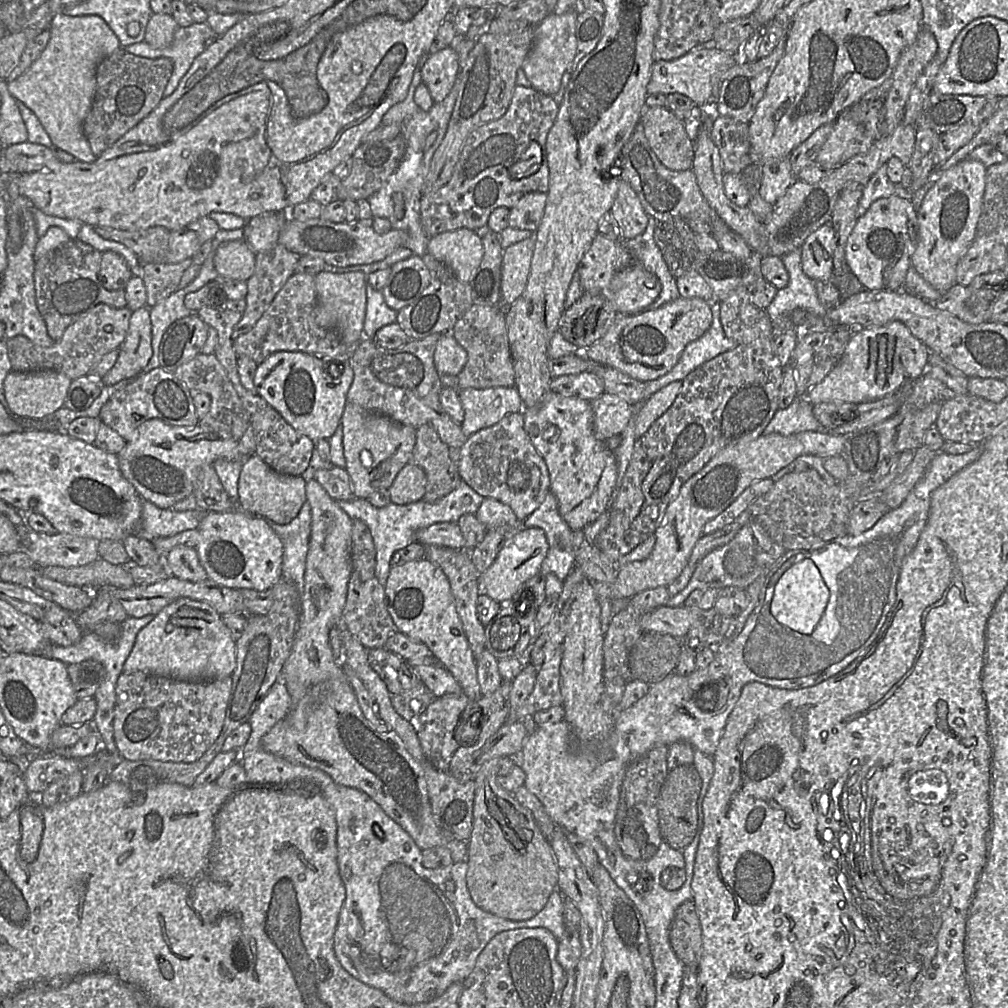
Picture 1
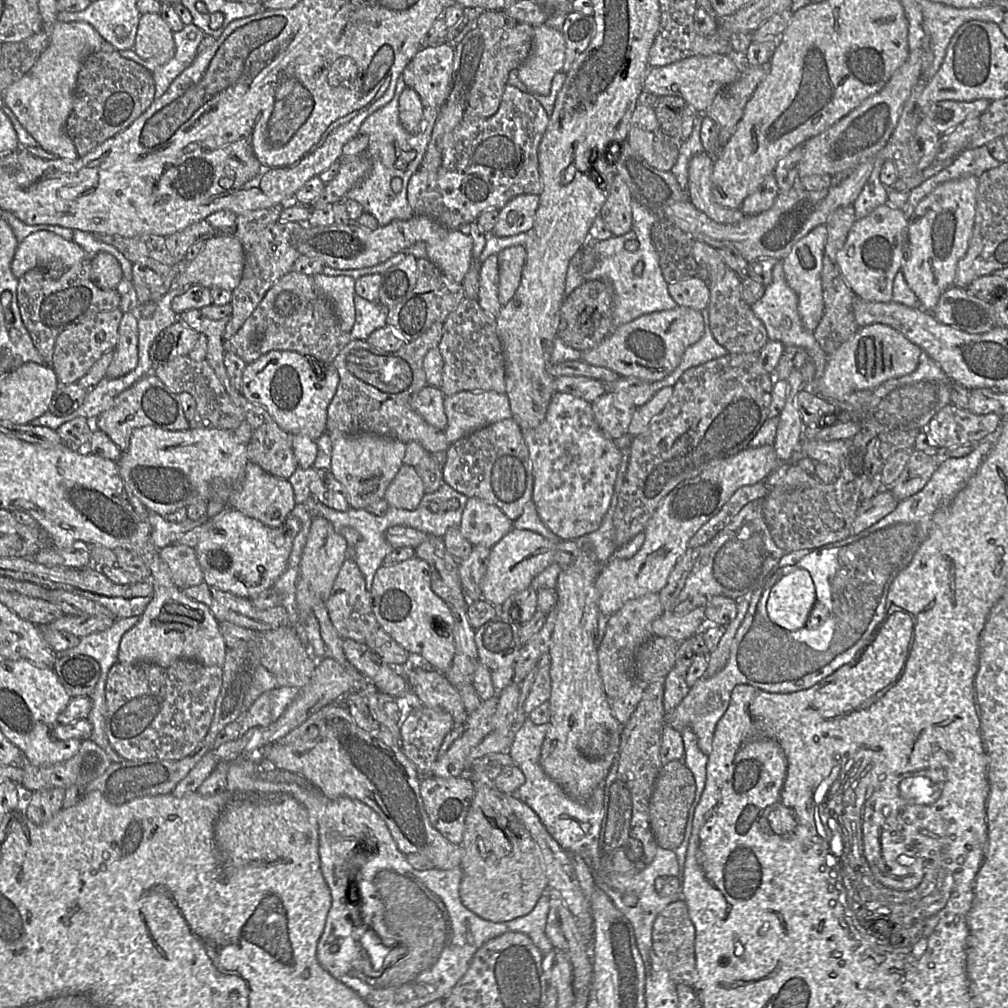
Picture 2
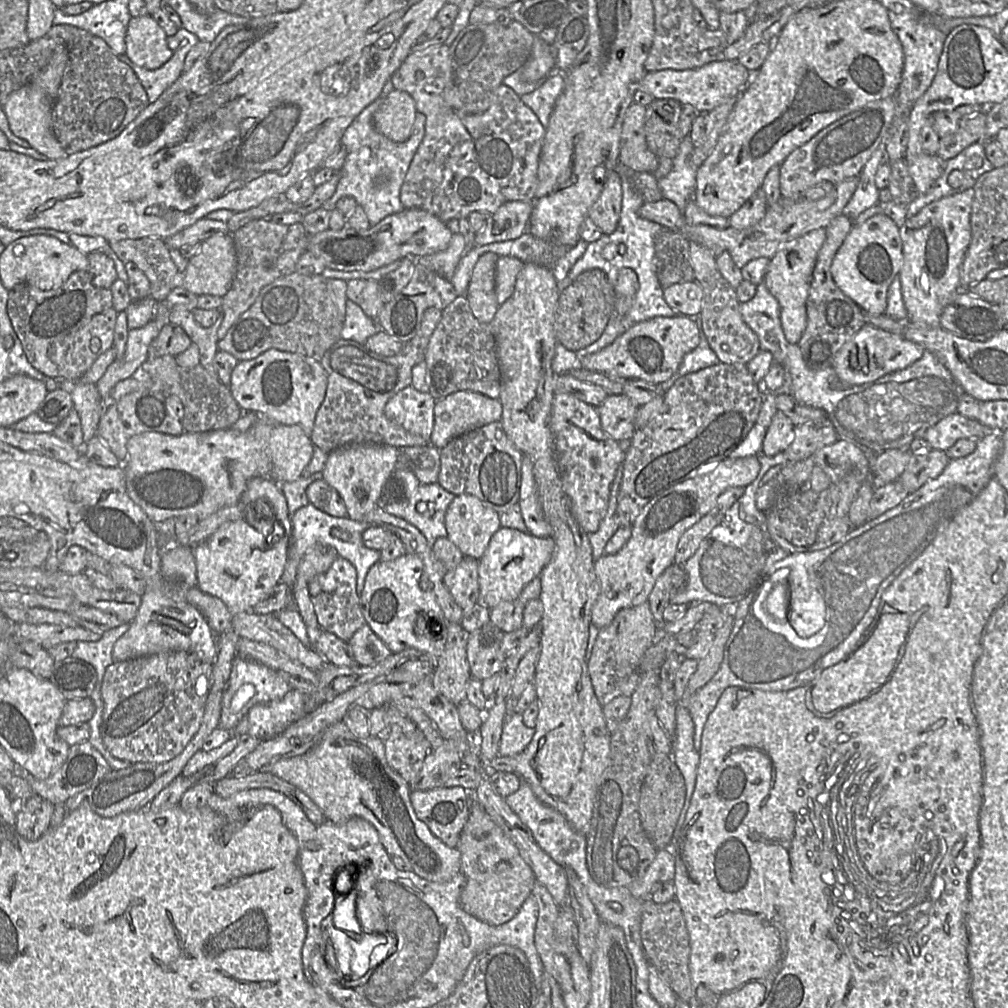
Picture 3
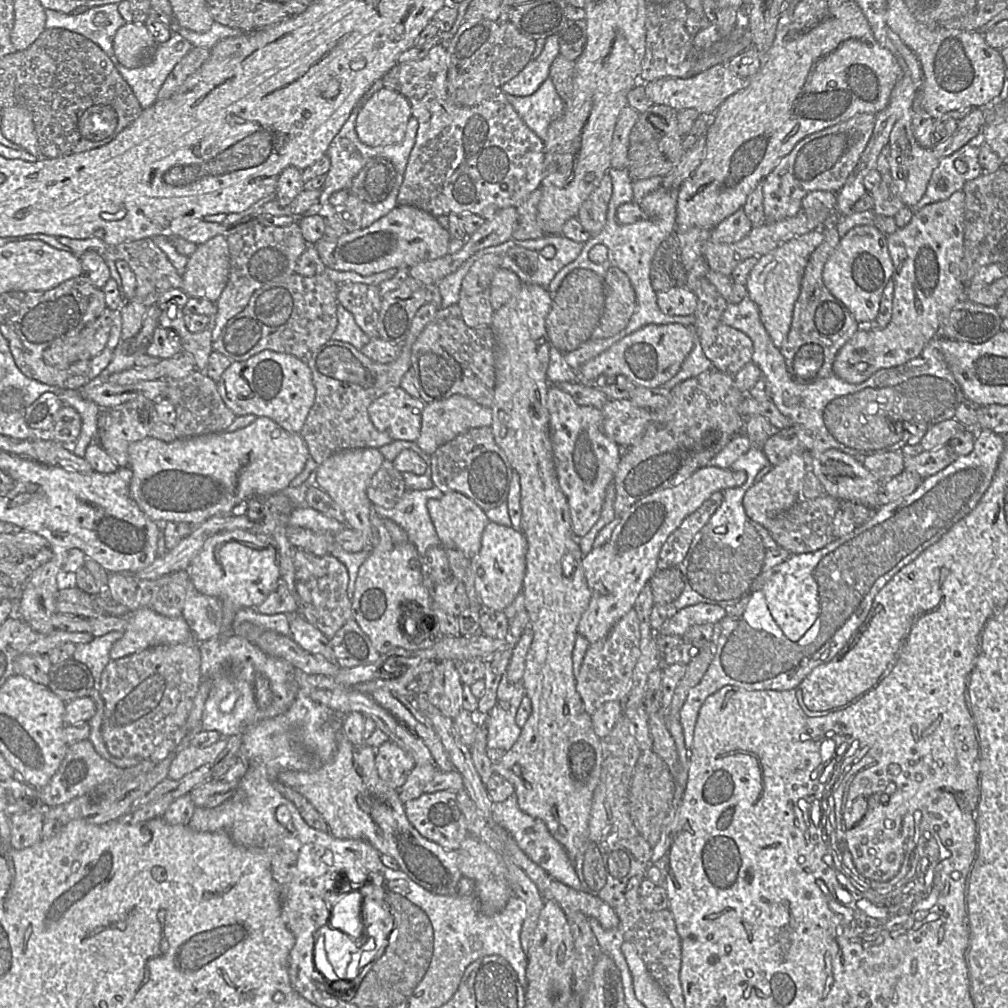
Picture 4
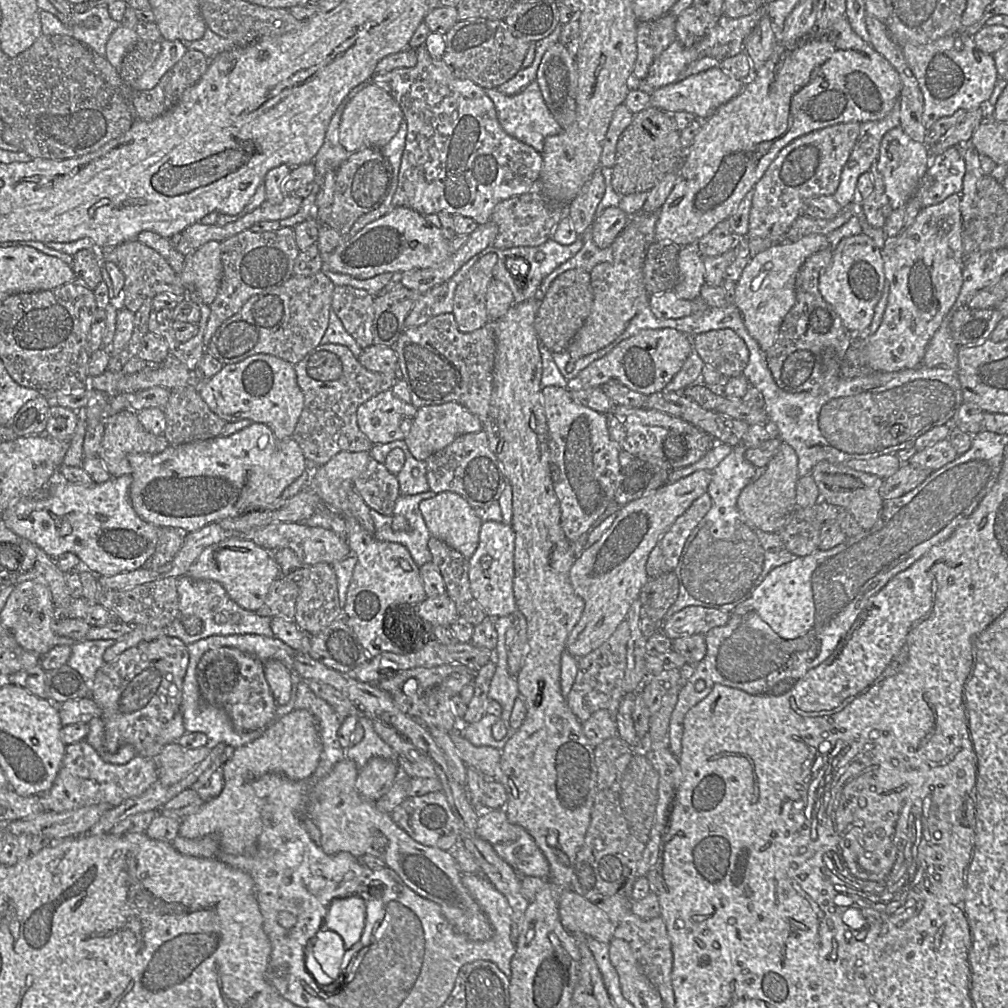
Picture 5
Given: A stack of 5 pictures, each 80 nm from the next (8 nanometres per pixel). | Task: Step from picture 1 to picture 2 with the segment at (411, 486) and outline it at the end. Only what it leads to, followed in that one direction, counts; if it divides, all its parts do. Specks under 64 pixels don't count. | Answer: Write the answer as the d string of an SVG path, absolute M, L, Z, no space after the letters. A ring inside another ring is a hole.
M403 464L385 490L385 499L391 507L414 510L424 494L424 483L416 469Z

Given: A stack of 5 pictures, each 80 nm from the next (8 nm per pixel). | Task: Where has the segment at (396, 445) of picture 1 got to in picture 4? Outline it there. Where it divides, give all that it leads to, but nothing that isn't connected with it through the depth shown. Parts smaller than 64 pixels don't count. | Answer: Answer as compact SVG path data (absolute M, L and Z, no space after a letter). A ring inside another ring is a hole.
M364 447L347 449L337 452L327 458L321 465L316 469L317 479L315 485L325 491L332 500L337 504L340 511L342 512L346 525L362 533L362 535L369 536L369 547L370 547L370 513L374 509L370 500L367 497L367 486L373 477L373 475L380 468L381 464L385 461L384 456L379 451L379 448Z

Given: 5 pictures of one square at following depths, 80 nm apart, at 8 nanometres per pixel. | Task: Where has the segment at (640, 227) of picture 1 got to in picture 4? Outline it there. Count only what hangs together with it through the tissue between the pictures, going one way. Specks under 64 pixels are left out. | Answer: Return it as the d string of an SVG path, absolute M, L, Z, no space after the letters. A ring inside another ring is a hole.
M605 174L597 188L581 204L576 218L592 235L600 233L606 225L608 204L612 195L612 179Z

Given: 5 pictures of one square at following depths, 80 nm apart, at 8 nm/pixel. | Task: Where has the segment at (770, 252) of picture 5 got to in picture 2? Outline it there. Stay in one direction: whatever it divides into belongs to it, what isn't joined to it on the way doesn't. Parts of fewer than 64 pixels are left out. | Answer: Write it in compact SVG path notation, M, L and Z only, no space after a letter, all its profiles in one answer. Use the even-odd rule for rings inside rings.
M818 225L801 238L782 259L785 280L798 297L798 313L802 324L811 332L818 325L824 310L821 271L827 233L826 225Z

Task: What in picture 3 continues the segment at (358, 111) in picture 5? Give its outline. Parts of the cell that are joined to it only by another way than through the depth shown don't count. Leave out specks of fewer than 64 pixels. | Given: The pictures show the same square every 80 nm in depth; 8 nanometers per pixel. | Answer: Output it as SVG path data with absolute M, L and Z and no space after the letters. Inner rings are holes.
M394 89L374 114L374 127L391 141L403 142L411 135L416 113L413 98L404 91Z

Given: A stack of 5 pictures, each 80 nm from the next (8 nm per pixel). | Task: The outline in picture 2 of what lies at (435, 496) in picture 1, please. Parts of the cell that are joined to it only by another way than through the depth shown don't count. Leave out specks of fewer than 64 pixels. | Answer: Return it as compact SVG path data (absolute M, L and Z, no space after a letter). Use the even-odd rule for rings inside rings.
M416 441L407 443L403 464L413 466L416 469L423 480L425 493L437 491L444 483L443 465L434 453L428 451Z

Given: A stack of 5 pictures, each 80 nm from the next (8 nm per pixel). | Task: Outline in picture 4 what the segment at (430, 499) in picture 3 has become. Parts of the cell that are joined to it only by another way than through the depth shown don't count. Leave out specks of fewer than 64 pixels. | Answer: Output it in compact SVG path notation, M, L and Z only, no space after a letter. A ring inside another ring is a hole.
M435 486L427 490L408 490L393 508L374 509L381 519L390 519L403 528L408 543L414 545L422 558L429 548L440 544L426 504L430 499L439 499L443 495Z

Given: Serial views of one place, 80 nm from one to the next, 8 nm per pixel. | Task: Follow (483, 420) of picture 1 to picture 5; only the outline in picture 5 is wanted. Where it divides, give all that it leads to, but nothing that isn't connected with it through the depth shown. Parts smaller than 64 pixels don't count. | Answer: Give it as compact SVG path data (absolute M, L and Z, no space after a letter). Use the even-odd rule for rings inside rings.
M447 402L418 408L404 441L415 459L426 461L432 454L448 446L457 437L481 430L483 430L483 423L477 416L457 402Z

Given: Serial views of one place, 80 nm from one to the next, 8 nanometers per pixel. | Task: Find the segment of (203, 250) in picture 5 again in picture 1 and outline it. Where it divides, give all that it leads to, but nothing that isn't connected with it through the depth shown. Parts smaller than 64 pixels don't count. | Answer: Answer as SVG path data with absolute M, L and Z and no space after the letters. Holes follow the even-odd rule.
M243 239L220 244L213 250L213 262L221 279L246 281L255 271L255 253Z

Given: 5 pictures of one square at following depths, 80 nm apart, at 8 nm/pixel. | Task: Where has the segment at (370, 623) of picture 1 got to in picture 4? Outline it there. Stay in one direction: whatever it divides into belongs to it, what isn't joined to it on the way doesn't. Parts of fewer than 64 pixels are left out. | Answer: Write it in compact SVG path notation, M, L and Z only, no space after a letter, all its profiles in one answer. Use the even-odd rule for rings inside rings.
M299 549L294 552L294 568L297 613L331 639L352 618L352 604L347 593L349 583L347 568L330 555L318 557Z

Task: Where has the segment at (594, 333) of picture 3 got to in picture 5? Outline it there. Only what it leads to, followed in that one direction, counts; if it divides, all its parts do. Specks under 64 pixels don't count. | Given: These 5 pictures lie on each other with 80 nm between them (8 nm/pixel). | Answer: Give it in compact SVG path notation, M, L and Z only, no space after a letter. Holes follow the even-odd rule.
M573 268L557 276L551 283L534 320L534 327L543 346L552 353L566 351L577 331L588 317L593 304L590 272Z

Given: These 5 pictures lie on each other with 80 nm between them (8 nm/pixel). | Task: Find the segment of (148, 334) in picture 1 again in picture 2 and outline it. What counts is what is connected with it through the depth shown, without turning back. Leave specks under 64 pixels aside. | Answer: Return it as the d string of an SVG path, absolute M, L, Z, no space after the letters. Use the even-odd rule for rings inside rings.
M135 312L124 313L119 324L119 339L114 349L115 355L106 371L108 379L122 377L138 364L138 321Z

